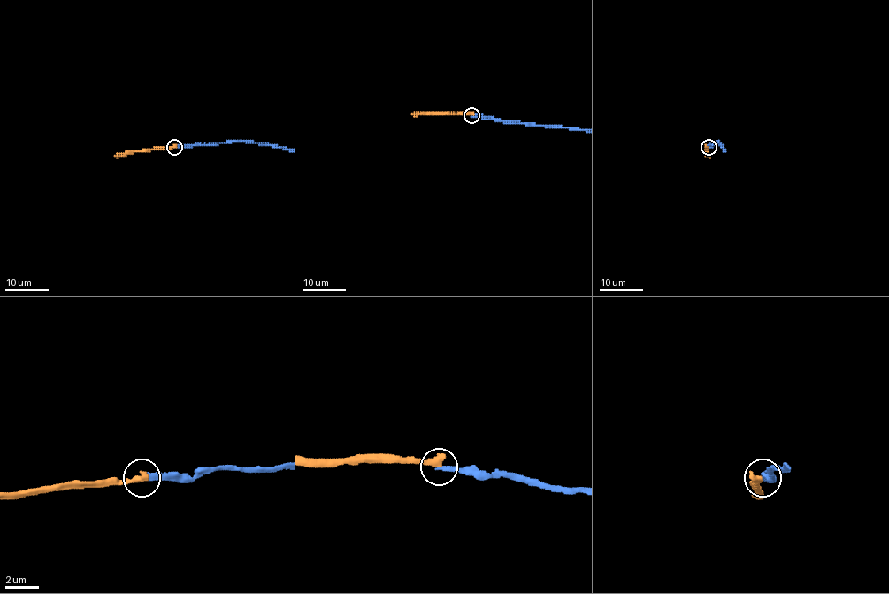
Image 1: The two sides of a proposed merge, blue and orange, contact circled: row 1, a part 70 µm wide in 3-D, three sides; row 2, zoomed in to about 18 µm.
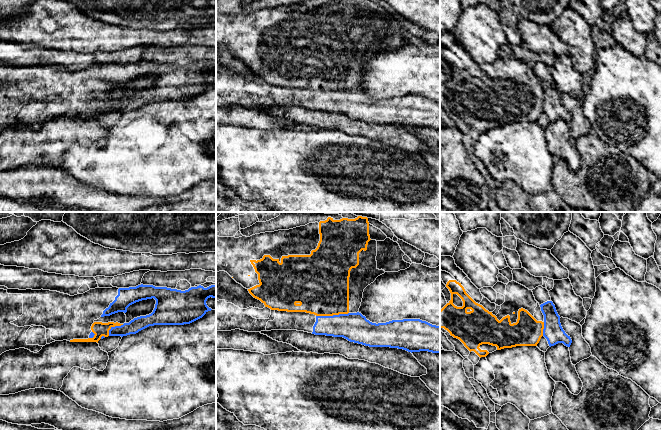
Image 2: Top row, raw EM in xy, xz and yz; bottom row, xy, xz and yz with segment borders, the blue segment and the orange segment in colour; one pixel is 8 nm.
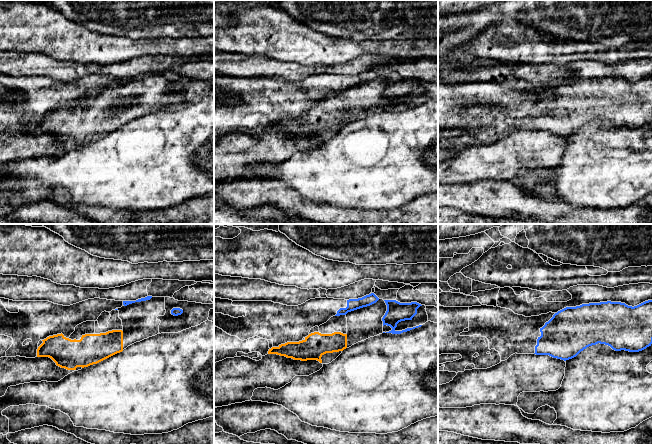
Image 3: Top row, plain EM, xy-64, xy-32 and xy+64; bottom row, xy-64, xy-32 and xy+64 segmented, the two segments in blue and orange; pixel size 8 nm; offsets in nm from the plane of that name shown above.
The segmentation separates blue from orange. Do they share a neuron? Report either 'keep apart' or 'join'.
keep apart

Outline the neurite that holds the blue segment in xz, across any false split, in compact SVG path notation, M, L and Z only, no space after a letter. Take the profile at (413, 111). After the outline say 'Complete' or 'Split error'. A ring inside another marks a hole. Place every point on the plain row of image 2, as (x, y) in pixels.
M216 48L216 107L240 105L248 108L271 106L297 106L315 111L343 113L350 118L369 123L390 123L408 128L428 127L440 129L440 102L420 95L392 96L386 99L372 99L361 89L333 92L316 92L306 88L271 86L254 74L241 60L227 48Z. Split error

